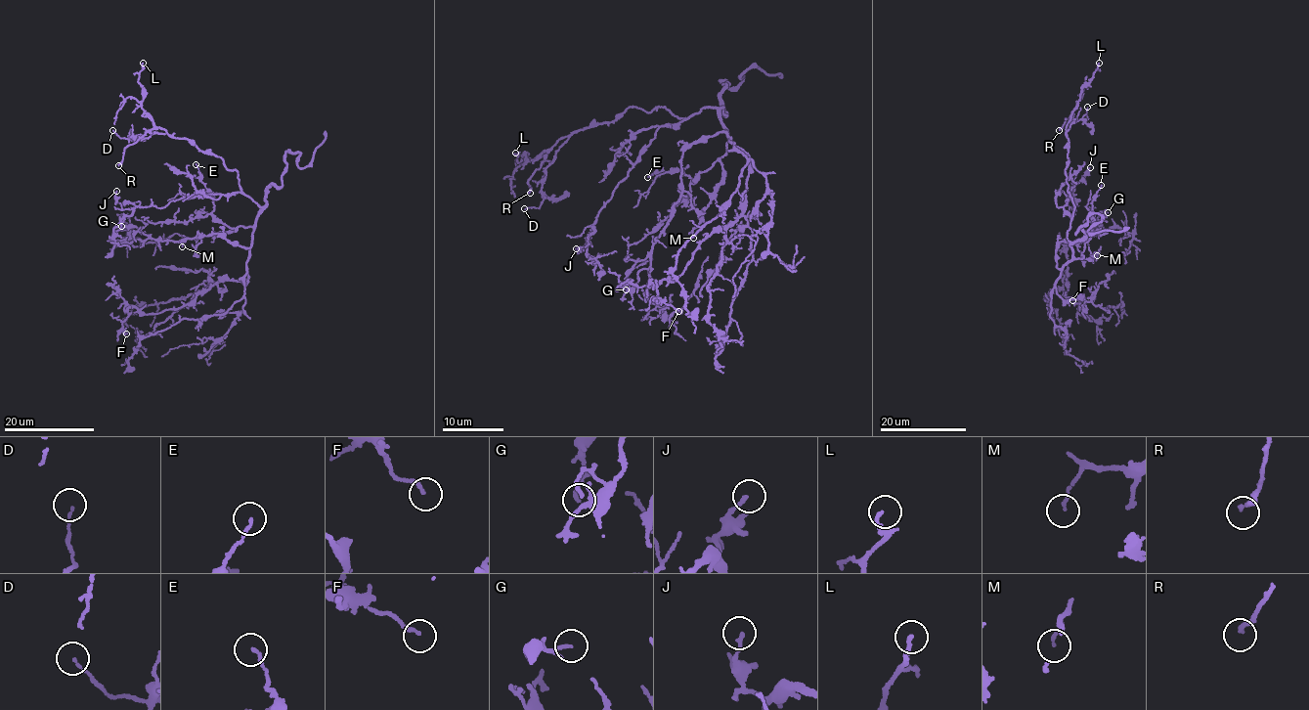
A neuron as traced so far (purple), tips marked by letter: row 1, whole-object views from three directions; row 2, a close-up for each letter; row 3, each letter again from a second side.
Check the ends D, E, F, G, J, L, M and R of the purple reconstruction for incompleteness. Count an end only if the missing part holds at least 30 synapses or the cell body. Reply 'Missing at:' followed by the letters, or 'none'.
Missing at: L

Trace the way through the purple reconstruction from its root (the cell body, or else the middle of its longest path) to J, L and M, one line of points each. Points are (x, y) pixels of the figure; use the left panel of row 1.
J: (255, 228), (262, 207), (239, 192), (198, 195), (160, 207), (118, 202), (116, 191)
L: (255, 228), (262, 207), (242, 192), (238, 172), (219, 156), (157, 127), (141, 107), (143, 63)
M: (255, 228), (240, 226), (237, 231), (190, 237), (185, 239), (182, 246)

